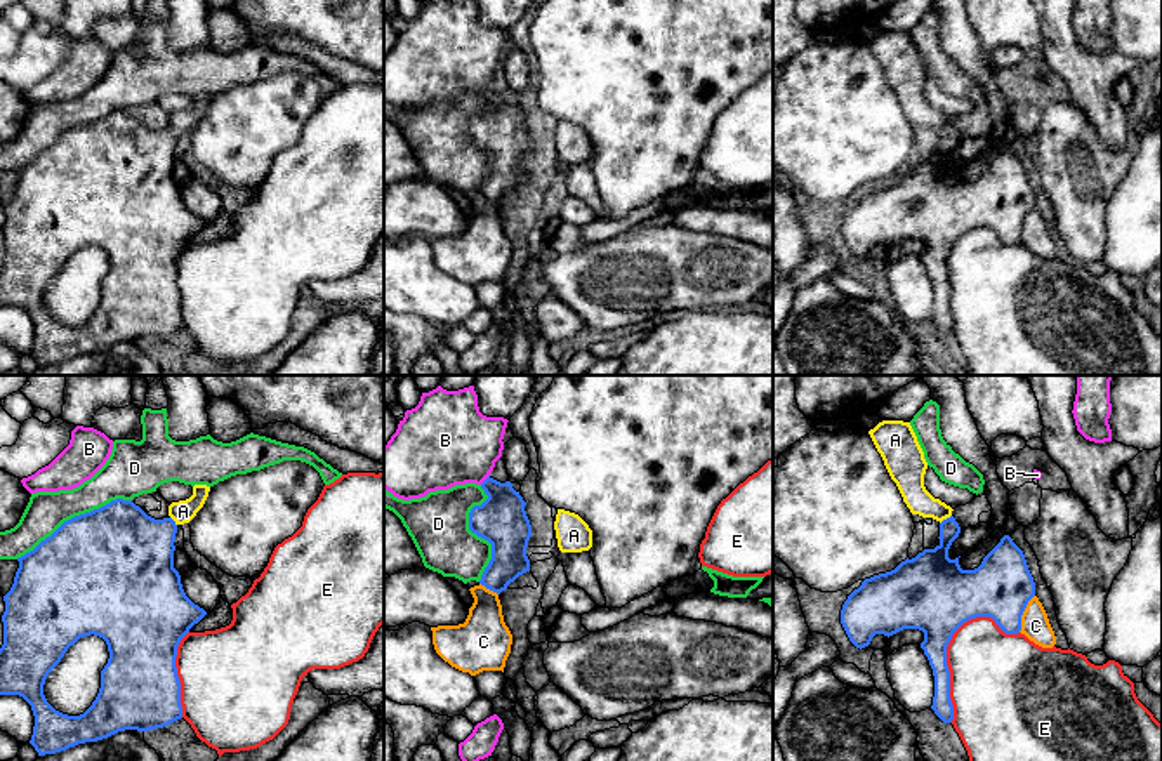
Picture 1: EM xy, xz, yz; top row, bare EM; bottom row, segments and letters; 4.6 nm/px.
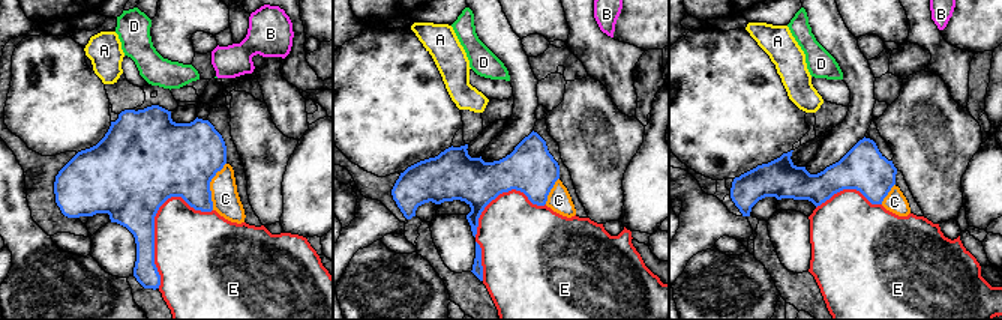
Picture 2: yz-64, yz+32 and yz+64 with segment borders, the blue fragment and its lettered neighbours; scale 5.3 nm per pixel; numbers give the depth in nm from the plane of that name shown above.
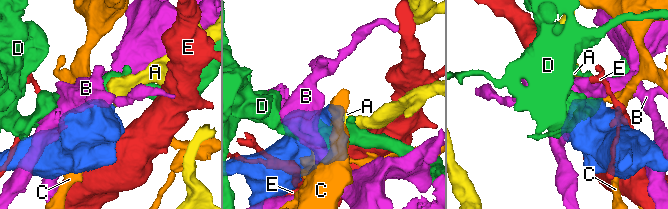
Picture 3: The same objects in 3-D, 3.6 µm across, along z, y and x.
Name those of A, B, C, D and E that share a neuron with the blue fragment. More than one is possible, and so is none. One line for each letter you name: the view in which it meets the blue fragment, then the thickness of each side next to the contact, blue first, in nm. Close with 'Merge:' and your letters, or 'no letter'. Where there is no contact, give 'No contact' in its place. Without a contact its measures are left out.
A: Touches blue in yz. Thickness 190 nm (blue) against 130 nm
Merge: A

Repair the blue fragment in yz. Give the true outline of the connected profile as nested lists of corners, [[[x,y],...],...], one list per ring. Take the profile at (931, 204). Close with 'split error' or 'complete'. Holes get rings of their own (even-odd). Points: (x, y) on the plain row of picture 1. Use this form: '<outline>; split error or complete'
[[[882,31],[868,45],[910,123],[940,134],[940,155],[891,182],[865,189],[844,212],[841,235],[860,261],[875,245],[922,242],[921,259],[934,287],[931,320],[943,334],[952,334],[947,257],[954,243],[971,229],[990,228],[1006,245],[1018,245],[1035,193],[1023,162],[1009,146],[974,181],[962,181],[959,169],[950,170],[948,160],[961,137],[954,120],[924,97],[928,73],[910,33]]]; split error

